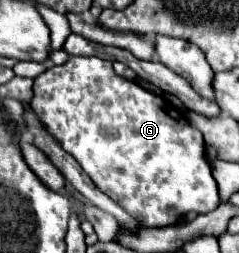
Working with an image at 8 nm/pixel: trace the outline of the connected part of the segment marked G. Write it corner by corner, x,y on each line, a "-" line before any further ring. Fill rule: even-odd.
71,57
63,65
45,69
35,77
31,107
93,183
111,199
119,201
133,217
141,219
145,227
177,225
187,213
207,213
221,203
203,135
163,97
143,89
135,81
119,77
109,61
99,57

